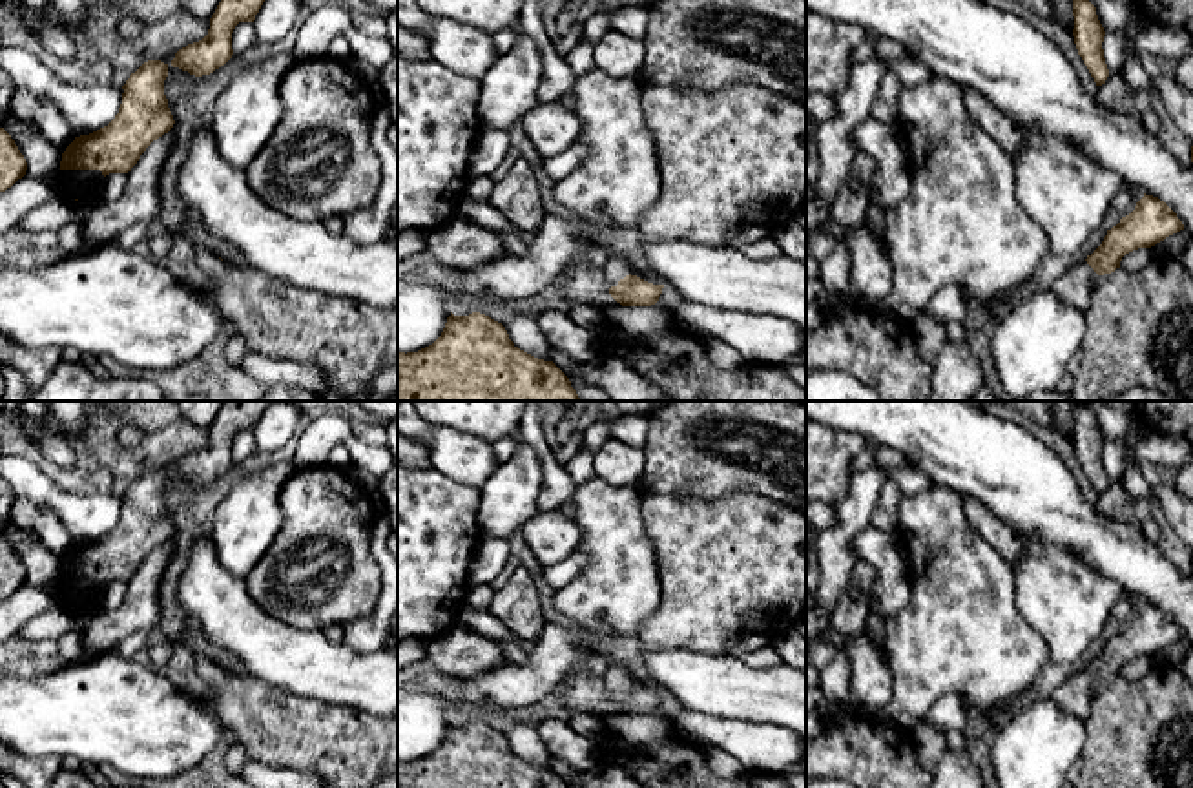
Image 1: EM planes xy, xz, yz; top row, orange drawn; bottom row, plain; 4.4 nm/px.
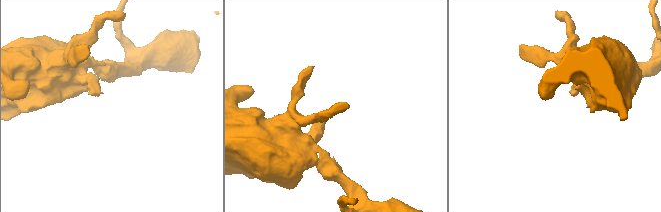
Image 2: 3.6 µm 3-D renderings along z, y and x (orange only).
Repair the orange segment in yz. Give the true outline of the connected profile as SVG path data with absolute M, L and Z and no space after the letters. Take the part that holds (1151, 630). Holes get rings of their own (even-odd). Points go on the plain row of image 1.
M1144 602L1135 618L1107 638L1102 653L1085 669L1071 675L1049 695L1063 711L1087 721L1093 695L1100 684L1120 677L1126 662L1151 657L1180 638L1184 633L1177 622L1158 606Z

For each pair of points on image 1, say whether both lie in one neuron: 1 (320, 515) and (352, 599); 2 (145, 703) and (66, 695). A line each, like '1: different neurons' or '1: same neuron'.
1: same neuron
2: same neuron

